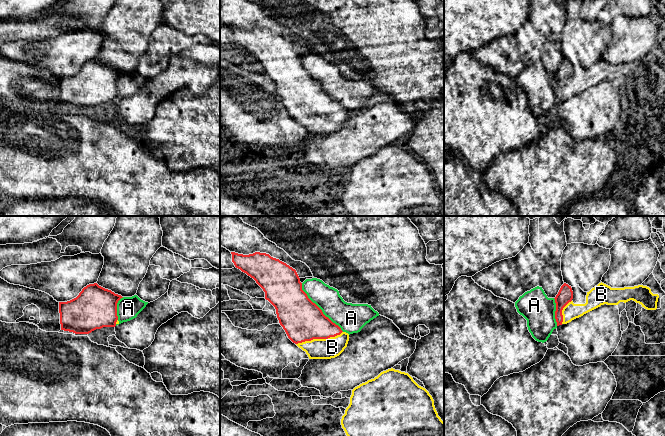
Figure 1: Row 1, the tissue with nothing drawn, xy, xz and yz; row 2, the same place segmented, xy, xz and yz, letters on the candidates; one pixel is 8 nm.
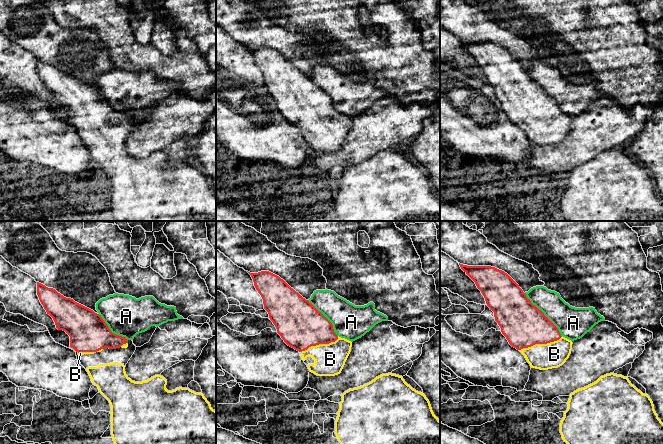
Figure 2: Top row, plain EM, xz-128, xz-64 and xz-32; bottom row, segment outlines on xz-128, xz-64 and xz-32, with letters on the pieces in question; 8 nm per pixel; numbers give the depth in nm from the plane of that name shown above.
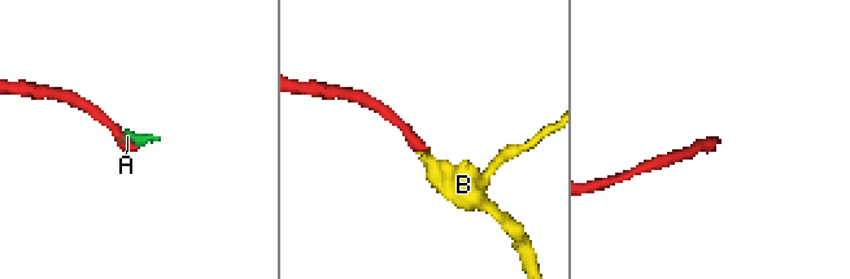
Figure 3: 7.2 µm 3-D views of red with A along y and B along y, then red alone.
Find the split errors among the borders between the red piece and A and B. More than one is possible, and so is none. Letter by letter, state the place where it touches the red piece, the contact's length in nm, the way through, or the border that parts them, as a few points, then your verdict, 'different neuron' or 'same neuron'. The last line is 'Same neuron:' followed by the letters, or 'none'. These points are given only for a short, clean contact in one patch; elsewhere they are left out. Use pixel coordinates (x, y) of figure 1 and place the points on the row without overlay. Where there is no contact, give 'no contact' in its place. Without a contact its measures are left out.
A: xz (319, 84) | 500 nm | different neuron
B: xz (319, 114) | 400 nm | same neuron
Same neuron: B

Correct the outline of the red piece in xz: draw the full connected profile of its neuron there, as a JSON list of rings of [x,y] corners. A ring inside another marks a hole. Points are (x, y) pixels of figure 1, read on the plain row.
[[[231,28],[235,43],[253,54],[265,68],[265,75],[276,85],[280,101],[288,114],[306,128],[309,135],[331,135],[339,132],[347,123],[349,110],[326,93],[302,66],[302,59],[295,45],[271,33],[255,28],[249,31]]]

